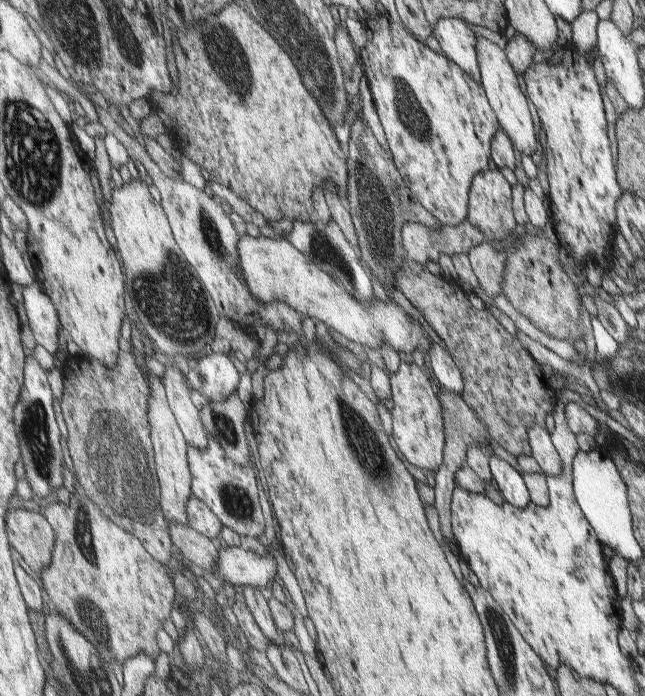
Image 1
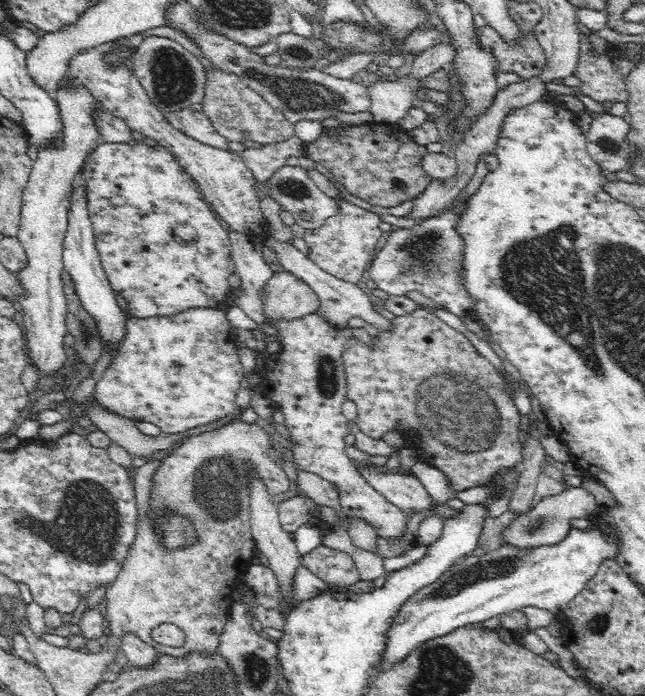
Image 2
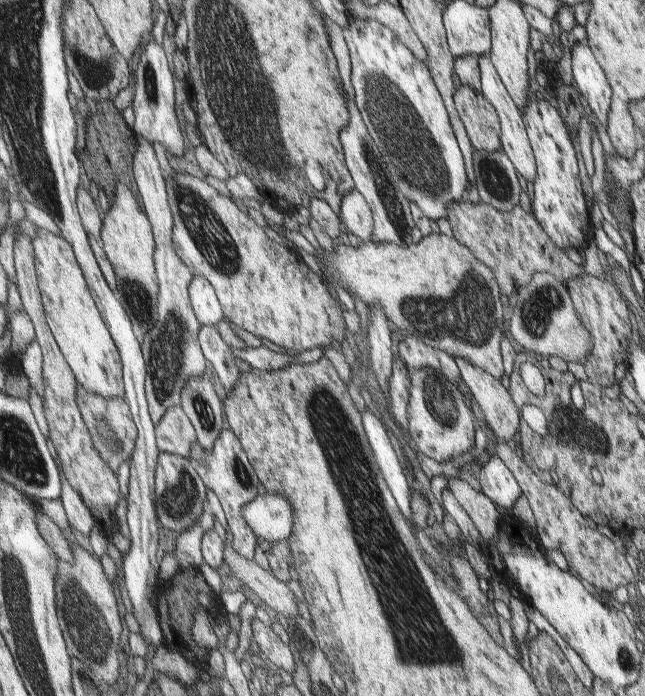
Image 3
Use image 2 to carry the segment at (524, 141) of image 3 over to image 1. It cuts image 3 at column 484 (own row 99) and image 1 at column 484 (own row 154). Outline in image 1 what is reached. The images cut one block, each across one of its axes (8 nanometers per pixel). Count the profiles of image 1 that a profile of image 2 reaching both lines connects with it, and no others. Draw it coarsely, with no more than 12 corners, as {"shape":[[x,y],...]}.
{"shape":[[479,36],[480,82],[521,154],[537,146],[527,100],[504,51]]}

